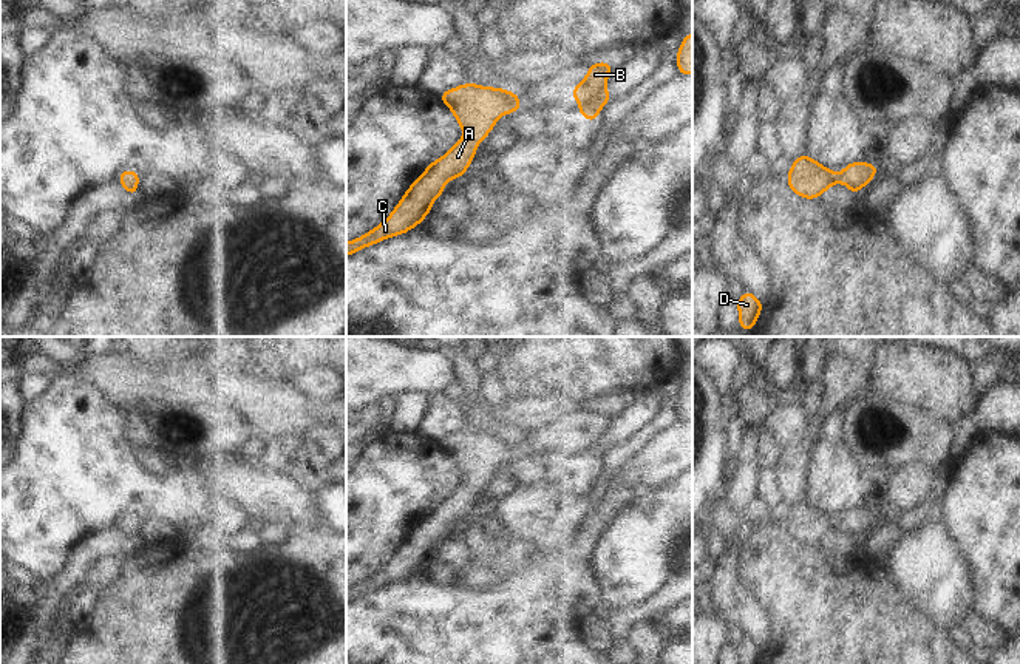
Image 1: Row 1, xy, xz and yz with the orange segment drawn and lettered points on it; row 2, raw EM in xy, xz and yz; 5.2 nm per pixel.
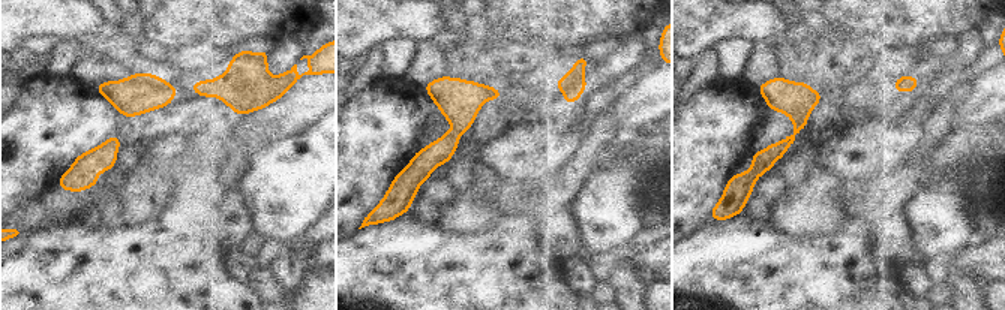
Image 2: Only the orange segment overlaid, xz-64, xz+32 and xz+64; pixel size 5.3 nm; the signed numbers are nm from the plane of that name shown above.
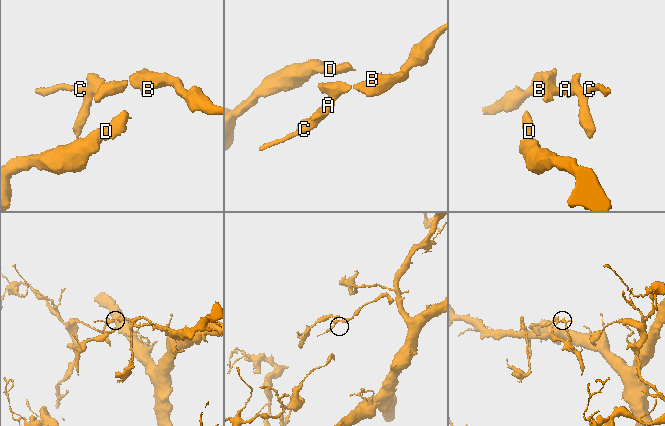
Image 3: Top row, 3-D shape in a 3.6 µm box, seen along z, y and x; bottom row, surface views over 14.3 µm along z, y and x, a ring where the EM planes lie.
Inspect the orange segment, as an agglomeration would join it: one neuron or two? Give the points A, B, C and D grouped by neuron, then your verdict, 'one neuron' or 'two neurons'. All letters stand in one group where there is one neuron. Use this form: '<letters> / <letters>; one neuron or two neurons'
A B C D; one neuron

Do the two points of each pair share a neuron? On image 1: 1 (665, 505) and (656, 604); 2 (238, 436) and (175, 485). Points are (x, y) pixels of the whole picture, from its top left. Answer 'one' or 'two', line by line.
1: two
2: two

